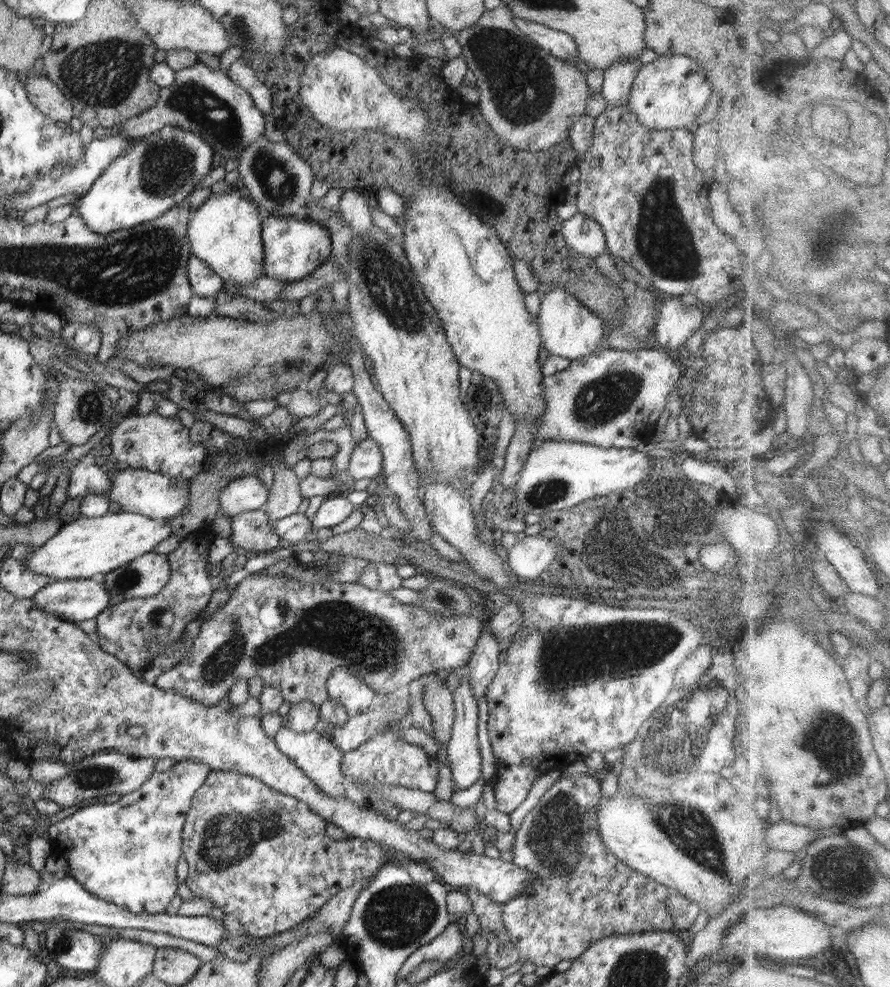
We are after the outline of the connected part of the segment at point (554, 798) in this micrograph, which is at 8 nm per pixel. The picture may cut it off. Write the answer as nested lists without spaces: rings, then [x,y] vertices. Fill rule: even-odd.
[[[570,773],[557,780],[546,792],[538,805],[526,815],[520,828],[515,832],[514,845],[511,848],[513,854],[512,862],[516,866],[525,868],[528,872],[535,874],[535,885],[533,887],[528,887],[521,894],[503,904],[502,923],[509,934],[512,944],[519,950],[519,960],[532,962],[537,967],[549,966],[553,968],[558,962],[562,962],[562,960],[576,960],[588,947],[606,936],[634,935],[646,931],[670,931],[674,929],[675,924],[673,923],[671,912],[667,907],[667,898],[671,895],[671,891],[664,885],[654,882],[650,877],[644,876],[633,868],[630,868],[604,844],[595,823],[595,816],[602,798],[603,793],[598,776],[593,773]]]

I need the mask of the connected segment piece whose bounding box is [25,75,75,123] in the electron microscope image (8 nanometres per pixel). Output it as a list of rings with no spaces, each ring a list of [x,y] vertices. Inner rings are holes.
[[[30,75],[25,87],[34,106],[52,120],[68,123],[75,117],[72,102],[48,76]]]

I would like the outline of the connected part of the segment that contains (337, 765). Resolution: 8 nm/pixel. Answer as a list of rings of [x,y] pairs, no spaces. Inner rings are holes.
[[[281,727],[275,737],[278,748],[297,764],[301,770],[322,790],[331,797],[346,797],[345,782],[341,770],[341,762],[344,756],[343,750],[333,741],[330,735],[322,736],[318,731],[305,733],[294,732],[290,728]]]

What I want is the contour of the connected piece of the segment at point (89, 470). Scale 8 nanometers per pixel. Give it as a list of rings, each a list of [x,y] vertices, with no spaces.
[[[83,459],[76,461],[69,474],[67,500],[79,501],[88,493],[104,494],[110,488],[111,482],[103,467],[89,464]]]

